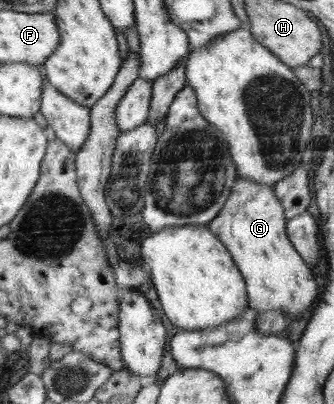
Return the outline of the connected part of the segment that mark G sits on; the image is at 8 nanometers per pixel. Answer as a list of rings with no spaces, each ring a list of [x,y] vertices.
[[[237,177],[226,205],[207,226],[226,244],[246,280],[248,306],[259,314],[281,310],[293,321],[302,317],[301,311],[311,309],[311,303],[317,297],[317,283],[311,269],[291,243],[286,231],[287,222],[274,186]]]

